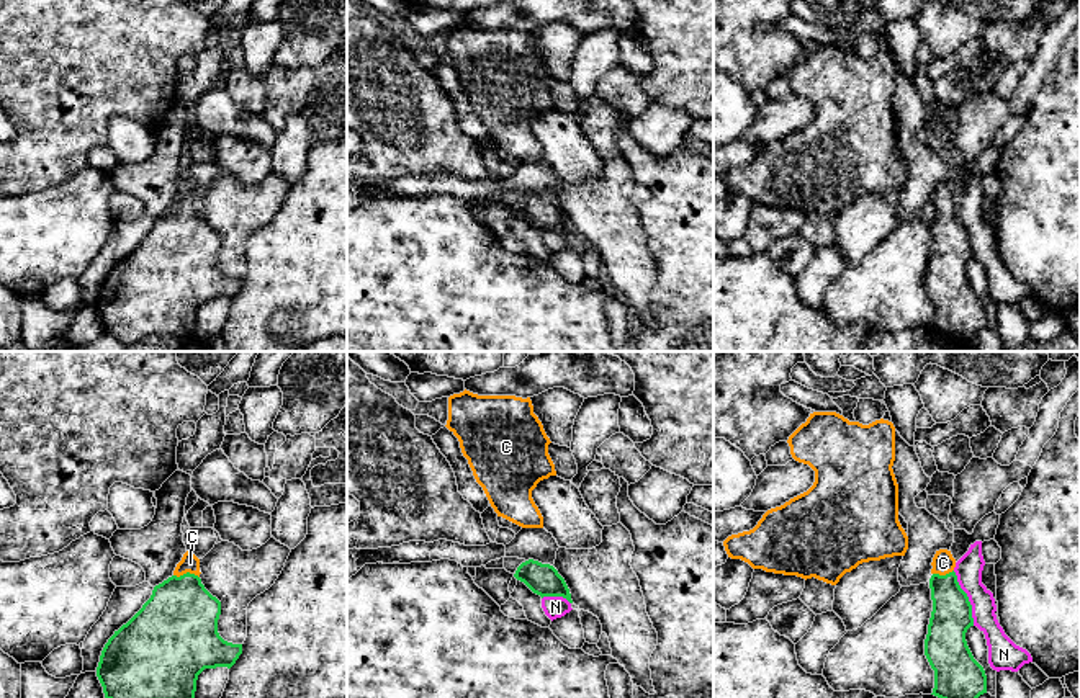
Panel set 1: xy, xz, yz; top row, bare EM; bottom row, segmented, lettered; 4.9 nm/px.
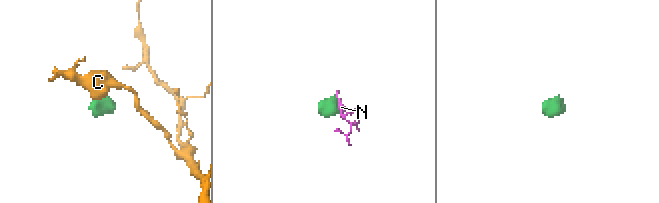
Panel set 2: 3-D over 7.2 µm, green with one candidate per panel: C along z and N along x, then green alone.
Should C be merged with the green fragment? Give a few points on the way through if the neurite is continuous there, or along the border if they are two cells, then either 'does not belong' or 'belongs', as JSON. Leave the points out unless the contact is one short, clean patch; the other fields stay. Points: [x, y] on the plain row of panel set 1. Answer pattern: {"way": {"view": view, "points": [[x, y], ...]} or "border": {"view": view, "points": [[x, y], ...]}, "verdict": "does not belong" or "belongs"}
{"way": {"view": "xy", "points": [[179, 255], [187, 206], [190, 196]]}, "verdict": "belongs"}

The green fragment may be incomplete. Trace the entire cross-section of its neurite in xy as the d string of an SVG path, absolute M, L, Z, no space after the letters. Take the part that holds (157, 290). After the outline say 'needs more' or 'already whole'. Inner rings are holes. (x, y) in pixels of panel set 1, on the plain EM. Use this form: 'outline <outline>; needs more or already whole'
outline M187 185L173 209L155 219L142 242L105 278L97 311L106 333L134 345L152 335L195 335L196 314L205 302L231 302L242 278L224 275L218 266L221 235L200 213L200 193Z; needs more

